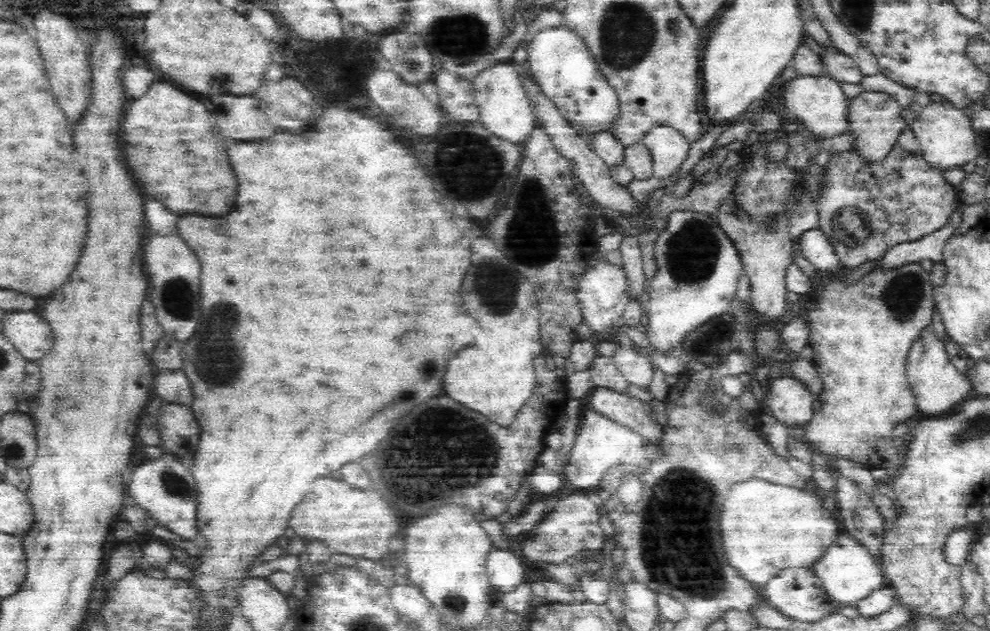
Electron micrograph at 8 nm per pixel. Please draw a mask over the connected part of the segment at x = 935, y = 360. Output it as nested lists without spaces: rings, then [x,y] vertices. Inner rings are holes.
[[[931,328],[924,329],[910,347],[905,373],[919,412],[944,412],[952,406],[956,408],[956,404],[964,404],[973,390],[970,379],[952,364],[943,342],[934,335]]]

